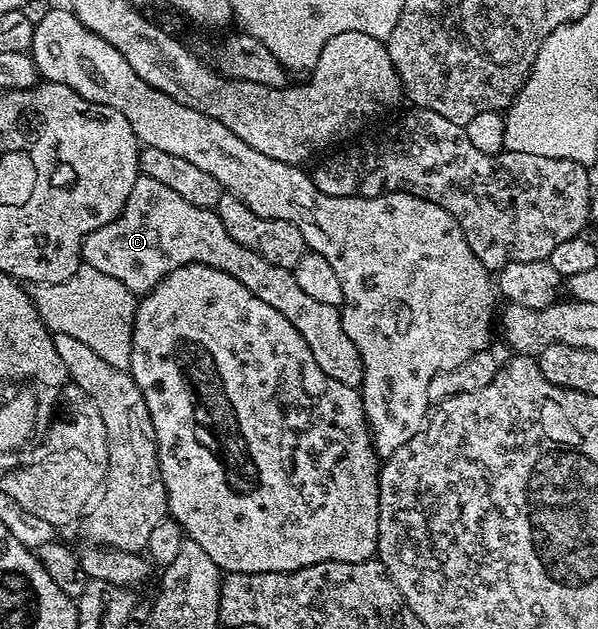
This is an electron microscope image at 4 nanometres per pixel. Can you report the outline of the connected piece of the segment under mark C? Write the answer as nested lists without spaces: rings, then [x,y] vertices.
[[[139,174],[136,185],[132,185],[132,193],[128,193],[128,201],[124,201],[122,212],[108,221],[108,225],[100,225],[100,229],[82,242],[82,262],[92,269],[100,269],[100,273],[108,273],[108,277],[116,277],[116,281],[135,293],[152,290],[163,277],[172,273],[172,269],[180,269],[189,263],[219,267],[224,273],[236,277],[240,285],[252,289],[264,305],[272,305],[272,309],[284,313],[284,317],[296,325],[300,337],[304,337],[308,349],[312,349],[316,365],[320,365],[332,381],[353,388],[361,384],[362,358],[348,333],[344,333],[339,308],[308,297],[308,293],[296,285],[293,271],[280,269],[280,265],[264,261],[260,253],[252,253],[252,249],[244,249],[244,245],[232,241],[217,210],[191,205],[184,201],[184,197],[172,193],[168,185],[152,181],[152,177]]]

